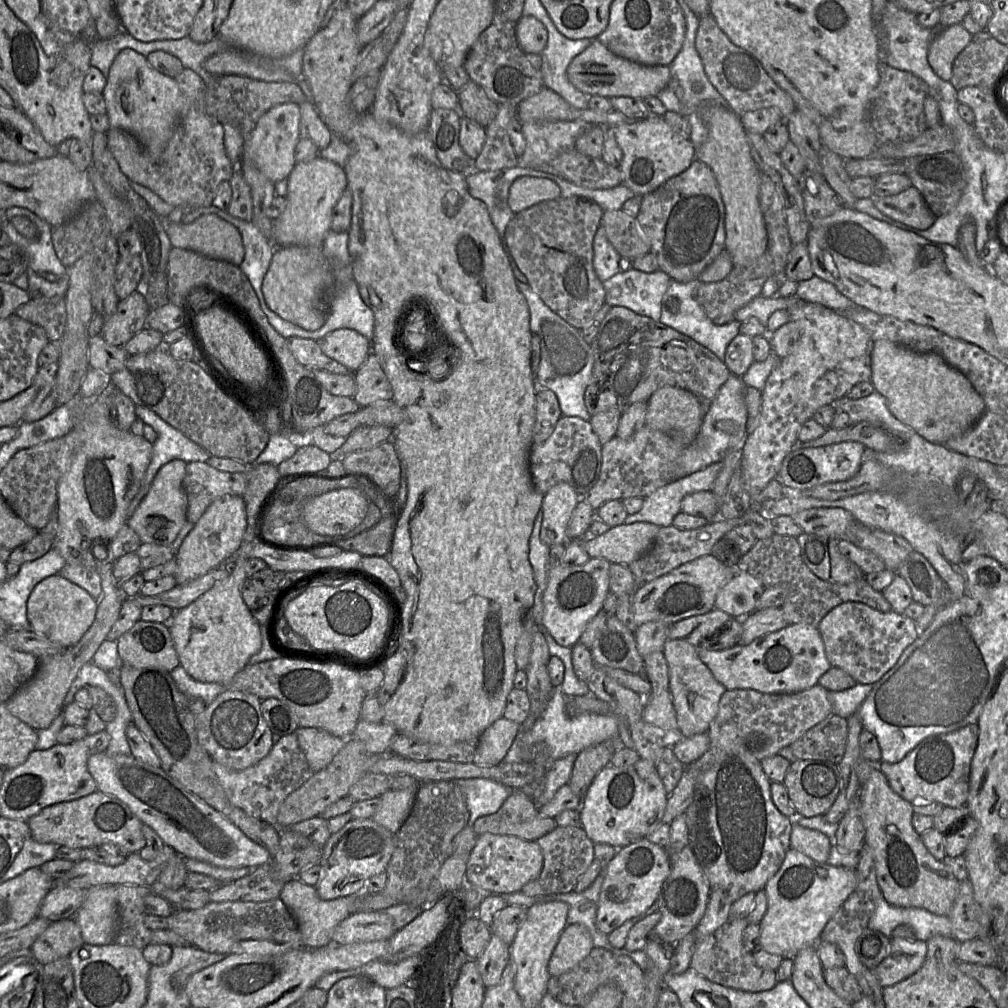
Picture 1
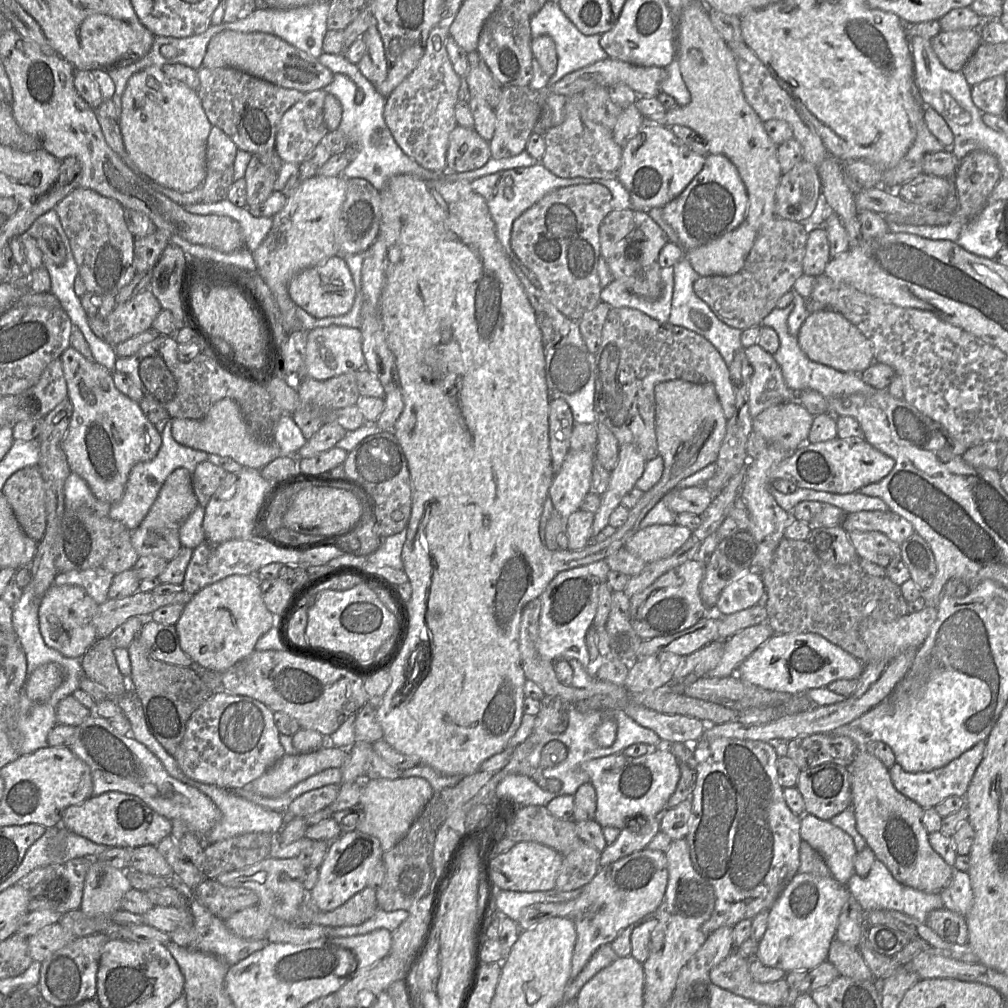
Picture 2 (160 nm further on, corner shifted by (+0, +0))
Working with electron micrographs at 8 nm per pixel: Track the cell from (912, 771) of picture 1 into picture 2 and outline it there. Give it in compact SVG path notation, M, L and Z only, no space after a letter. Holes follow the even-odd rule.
M980 741L947 765L927 772L907 772L895 763L889 768L894 787L904 796L915 801L923 809L934 808L948 797L964 797L977 767L985 753L985 742Z

